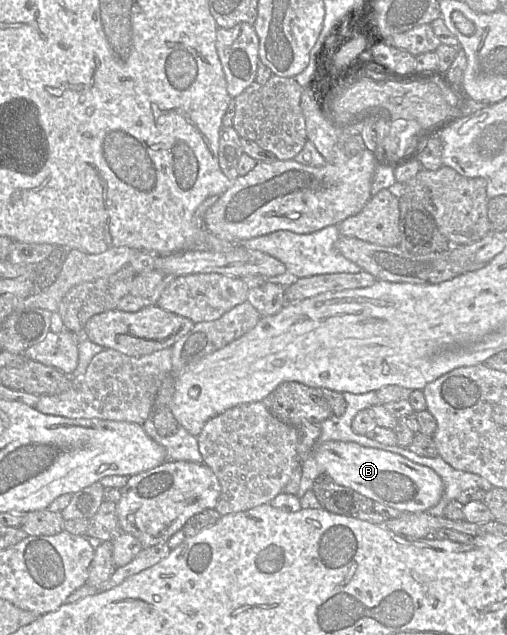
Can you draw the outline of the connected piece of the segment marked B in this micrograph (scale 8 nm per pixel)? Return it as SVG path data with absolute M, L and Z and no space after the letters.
M327 441L315 446L313 456L320 466L322 474L331 477L337 484L348 487L374 502L395 508L402 513L425 512L440 501L444 492L443 481L434 470L386 450L364 447L355 442Z

